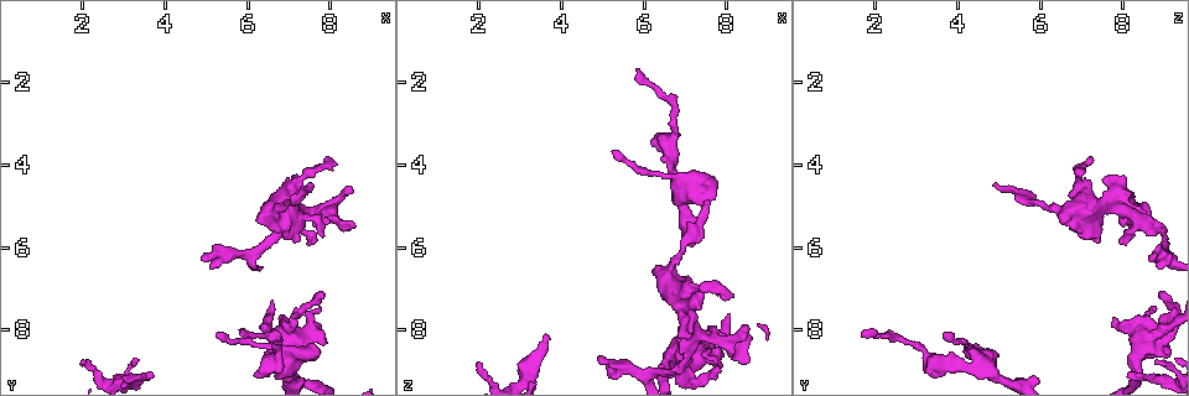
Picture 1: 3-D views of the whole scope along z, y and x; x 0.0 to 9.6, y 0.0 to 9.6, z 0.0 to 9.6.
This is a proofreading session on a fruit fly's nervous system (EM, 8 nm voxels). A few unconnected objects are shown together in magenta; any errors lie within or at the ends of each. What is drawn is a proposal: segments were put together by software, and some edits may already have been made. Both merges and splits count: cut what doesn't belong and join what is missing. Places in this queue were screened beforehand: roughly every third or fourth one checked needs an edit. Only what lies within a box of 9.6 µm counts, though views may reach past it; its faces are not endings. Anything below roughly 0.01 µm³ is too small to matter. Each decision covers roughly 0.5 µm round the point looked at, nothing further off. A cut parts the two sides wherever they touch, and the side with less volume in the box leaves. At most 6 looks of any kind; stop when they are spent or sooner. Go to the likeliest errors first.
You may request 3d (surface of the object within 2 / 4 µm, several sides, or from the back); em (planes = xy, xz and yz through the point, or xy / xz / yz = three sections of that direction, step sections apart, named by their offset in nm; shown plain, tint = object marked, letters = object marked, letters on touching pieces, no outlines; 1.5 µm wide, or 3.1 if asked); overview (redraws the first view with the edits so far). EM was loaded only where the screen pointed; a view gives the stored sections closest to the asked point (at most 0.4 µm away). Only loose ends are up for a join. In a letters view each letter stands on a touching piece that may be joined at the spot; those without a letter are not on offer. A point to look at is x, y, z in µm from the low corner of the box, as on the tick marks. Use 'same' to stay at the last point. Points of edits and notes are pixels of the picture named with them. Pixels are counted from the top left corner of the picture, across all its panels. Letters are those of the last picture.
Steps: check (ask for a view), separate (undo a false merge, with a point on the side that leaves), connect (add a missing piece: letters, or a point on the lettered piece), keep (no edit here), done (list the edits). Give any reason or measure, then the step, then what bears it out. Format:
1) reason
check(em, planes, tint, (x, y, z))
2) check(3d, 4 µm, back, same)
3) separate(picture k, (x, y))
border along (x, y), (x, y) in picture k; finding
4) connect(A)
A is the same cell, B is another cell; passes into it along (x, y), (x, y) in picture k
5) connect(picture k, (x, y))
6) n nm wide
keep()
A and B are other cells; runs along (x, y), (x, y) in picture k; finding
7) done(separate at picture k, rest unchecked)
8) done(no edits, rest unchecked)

thin end
check(em, yz, step 4, tint, (1.95, 8.75, 8.80))

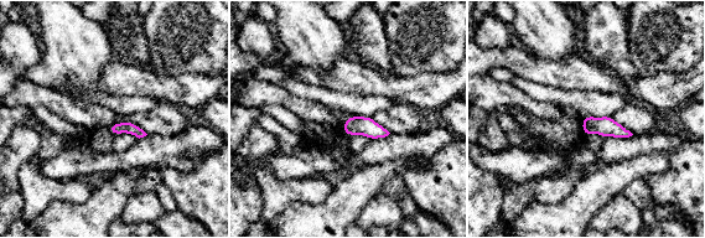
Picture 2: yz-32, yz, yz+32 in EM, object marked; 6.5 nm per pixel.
check(em, planes, letters, same)

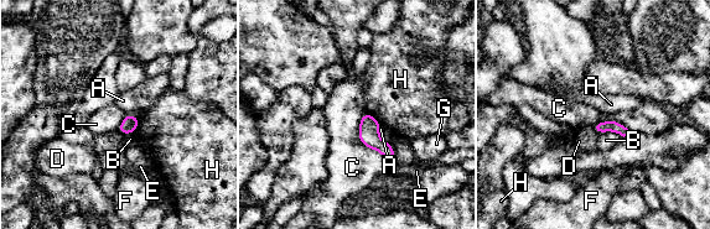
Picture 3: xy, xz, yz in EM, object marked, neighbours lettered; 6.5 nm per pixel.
keep()
A, B, C, D, E, F, G and H are other cells; no lettered piece goes on from it

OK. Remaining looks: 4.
thin end
check(3d, 4 µm, (5.80, 8.05, 1.60))

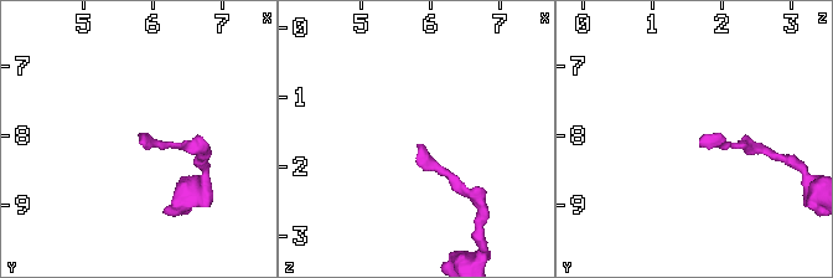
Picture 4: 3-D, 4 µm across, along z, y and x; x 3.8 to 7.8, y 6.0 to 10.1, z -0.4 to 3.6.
need the tissue
check(em, xy, step 8, tint, (5.80, 8.10, 1.70))

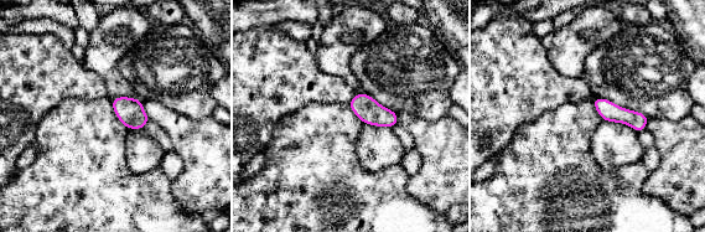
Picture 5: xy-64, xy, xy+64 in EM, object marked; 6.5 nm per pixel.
check(em, yz, step 4, letters, same)

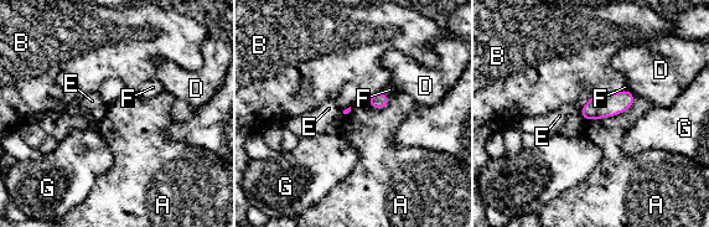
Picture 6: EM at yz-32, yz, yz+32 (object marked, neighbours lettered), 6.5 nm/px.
keep()
A, B, D, E, F and G are other cells; border along (635, 96), (626, 111), (584, 120) in picture 6; no lettered piece goes on from it

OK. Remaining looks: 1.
done(no edits, rest unchecked)

